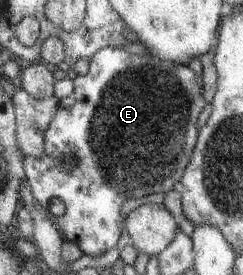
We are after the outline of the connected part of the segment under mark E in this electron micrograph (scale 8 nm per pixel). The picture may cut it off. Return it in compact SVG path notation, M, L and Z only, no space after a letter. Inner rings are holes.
M105 47L102 48L100 51L97 51L95 55L90 56L89 58L90 66L87 74L84 76L76 76L74 79L74 87L75 90L65 98L60 99L58 104L57 112L55 112L55 116L53 117L53 120L49 123L49 126L47 127L47 130L44 134L44 151L43 154L40 157L25 157L25 172L28 172L28 183L30 184L32 188L32 194L34 196L34 199L37 203L39 203L42 207L46 207L49 209L49 201L51 198L59 198L59 200L62 200L65 203L66 211L62 216L51 216L52 221L54 222L55 228L57 230L61 231L64 234L63 240L71 241L77 244L79 248L84 252L85 255L98 257L101 256L104 252L107 252L110 248L113 248L117 243L119 238L121 238L121 235L123 235L123 230L125 230L126 226L126 218L125 221L122 221L121 218L121 206L123 206L123 203L126 200L129 200L131 198L143 198L143 196L149 196L149 194L157 194L158 192L165 193L165 190L171 190L173 188L173 184L177 182L177 180L181 180L181 176L183 176L183 170L187 170L187 164L190 163L189 156L192 156L192 152L195 150L195 142L197 142L197 118L199 118L199 114L201 114L201 110L203 110L203 106L206 105L206 100L204 97L204 77L200 74L197 74L189 67L189 65L180 65L179 63L176 63L175 61L166 61L161 60L160 58L157 58L156 56L153 56L149 54L149 56L145 55L136 55L127 52L124 49L119 49L117 47ZM68 157L72 157L75 162L70 166L70 169L66 169L64 167L64 159L67 159Z

